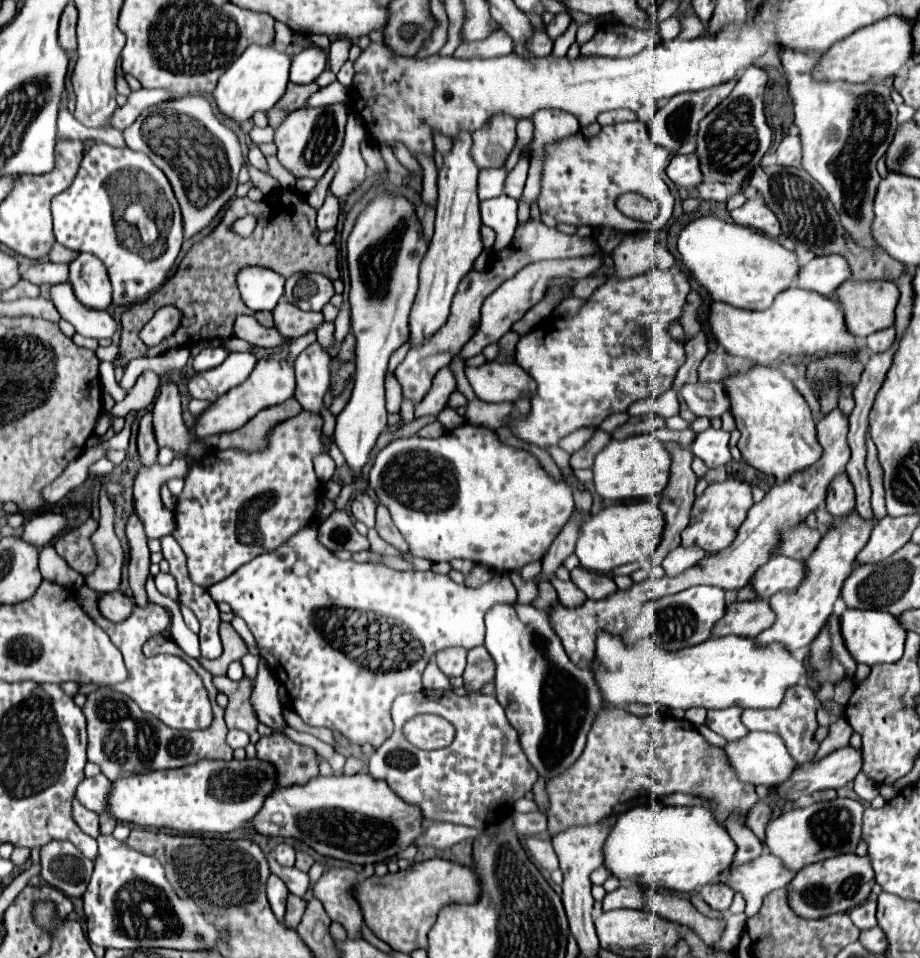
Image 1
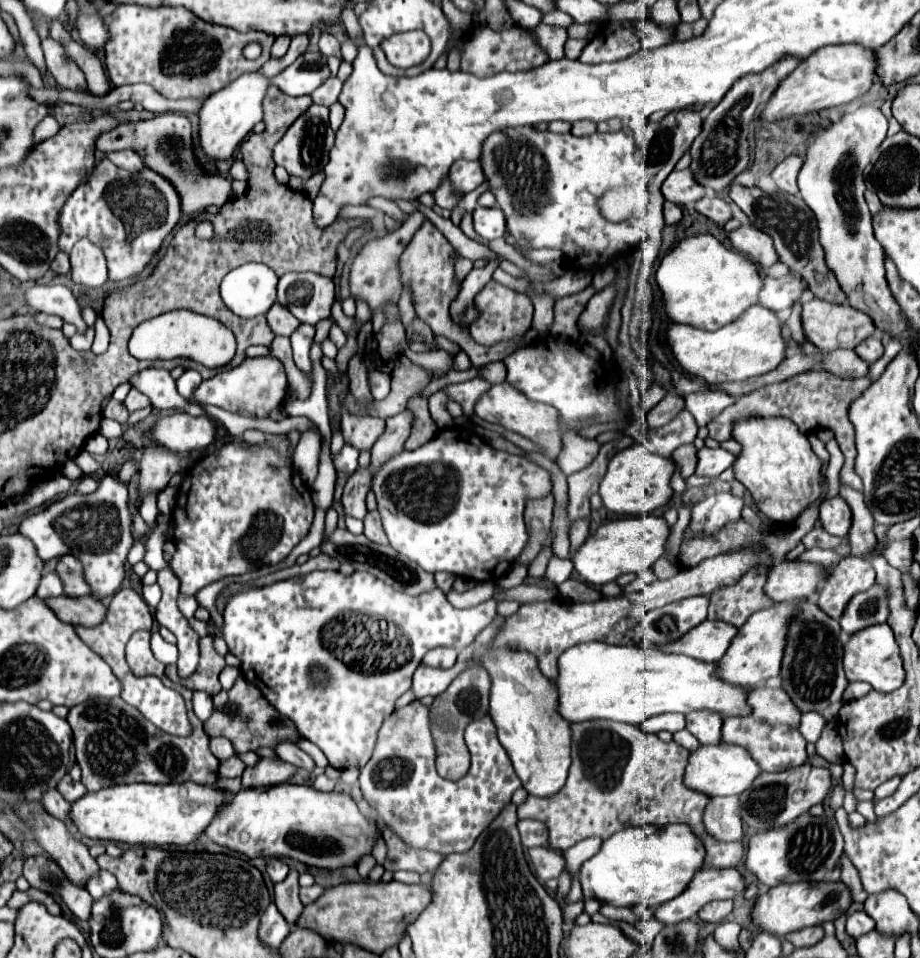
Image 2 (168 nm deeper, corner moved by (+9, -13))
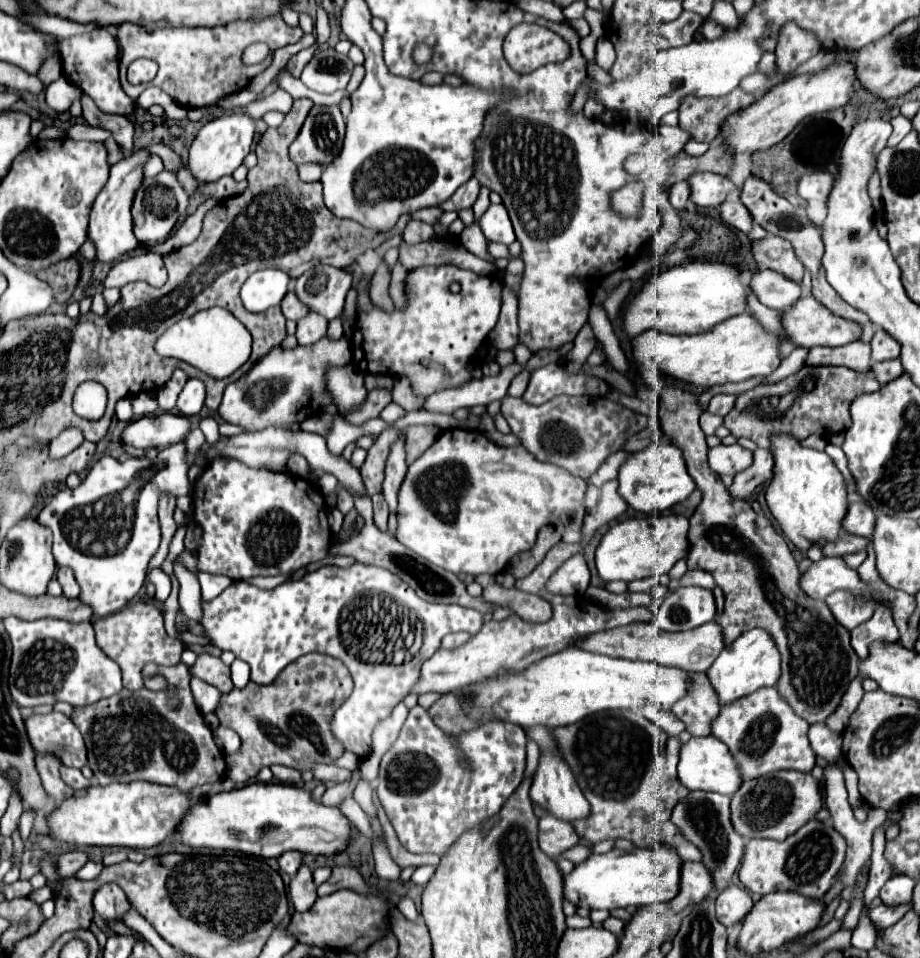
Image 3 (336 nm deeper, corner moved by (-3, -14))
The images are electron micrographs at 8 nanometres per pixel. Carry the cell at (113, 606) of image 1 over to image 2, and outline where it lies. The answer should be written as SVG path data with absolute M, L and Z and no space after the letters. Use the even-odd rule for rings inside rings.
M50 597L44 601L46 607L50 607L56 617L60 617L60 621L70 623L70 625L84 625L84 627L92 627L98 625L104 619L106 607L98 601L92 601L92 597Z

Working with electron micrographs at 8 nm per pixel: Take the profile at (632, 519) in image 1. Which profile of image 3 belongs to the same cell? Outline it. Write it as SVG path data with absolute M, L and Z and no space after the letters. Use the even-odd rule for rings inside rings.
M660 514L632 518L614 524L596 548L596 568L604 582L640 580L646 576L668 574L670 568L688 552L688 518L678 514Z

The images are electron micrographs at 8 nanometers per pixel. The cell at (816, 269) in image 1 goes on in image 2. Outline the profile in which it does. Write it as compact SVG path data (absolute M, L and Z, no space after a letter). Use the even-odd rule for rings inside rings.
M794 273L780 279L764 277L764 287L758 295L758 305L778 313L782 309L790 309L796 301L800 301L802 293L804 293L804 283Z

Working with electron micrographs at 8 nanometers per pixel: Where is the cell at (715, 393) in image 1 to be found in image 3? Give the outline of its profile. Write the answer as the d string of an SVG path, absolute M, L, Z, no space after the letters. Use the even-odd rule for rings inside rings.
M716 394L716 396L710 400L706 412L718 414L718 416L724 418L724 416L728 414L728 410L732 410L734 402L736 402L736 396L732 396L732 394Z

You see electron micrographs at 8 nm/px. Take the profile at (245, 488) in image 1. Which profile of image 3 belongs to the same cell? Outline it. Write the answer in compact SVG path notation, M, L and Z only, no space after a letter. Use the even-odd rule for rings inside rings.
M214 458L194 482L192 506L194 522L202 528L200 546L196 550L200 572L224 574L232 580L248 580L254 576L276 576L298 570L328 554L330 526L326 520L326 500L318 488L300 476L264 472L260 468L244 466L234 458Z

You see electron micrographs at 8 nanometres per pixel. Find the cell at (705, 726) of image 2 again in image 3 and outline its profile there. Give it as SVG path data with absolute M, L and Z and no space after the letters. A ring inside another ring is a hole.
M692 674L692 688L684 700L680 700L672 712L686 724L692 736L710 736L712 722L720 714L720 700L712 690L706 674Z

